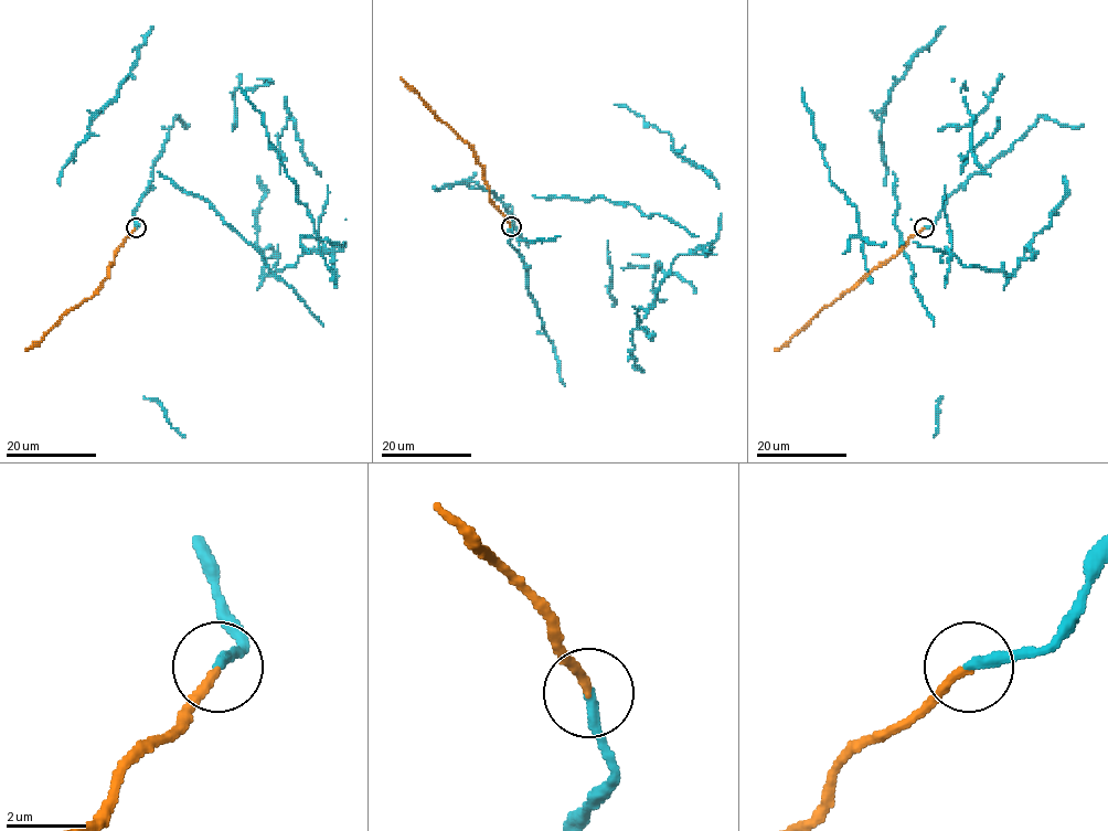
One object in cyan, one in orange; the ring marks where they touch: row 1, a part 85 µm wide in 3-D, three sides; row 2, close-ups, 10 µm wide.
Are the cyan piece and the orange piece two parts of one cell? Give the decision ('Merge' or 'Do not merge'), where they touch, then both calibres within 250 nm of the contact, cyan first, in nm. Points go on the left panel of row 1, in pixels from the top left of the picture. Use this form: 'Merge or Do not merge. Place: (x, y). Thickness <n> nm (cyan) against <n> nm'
Do not merge. Place: (136, 227). Thickness 280 nm (cyan) against 240 nm

